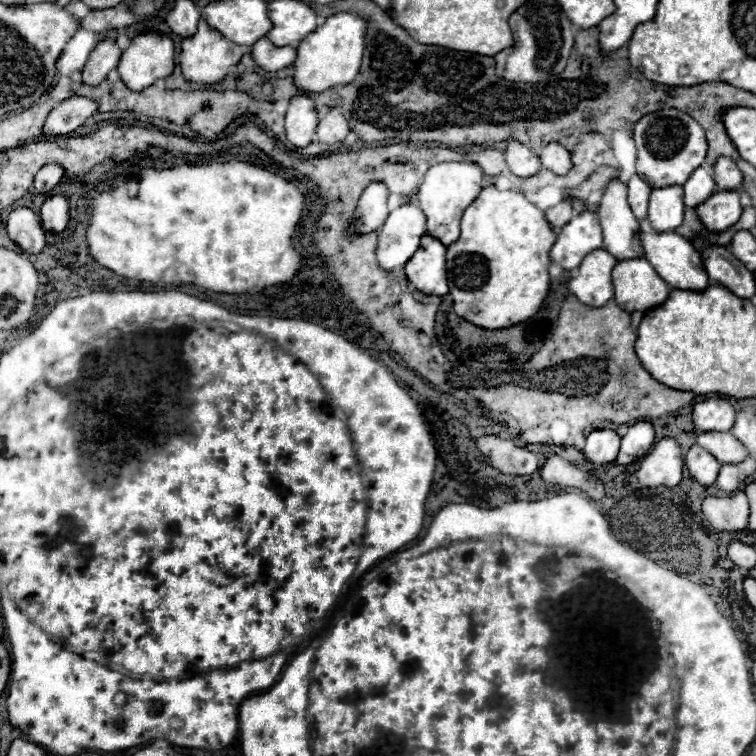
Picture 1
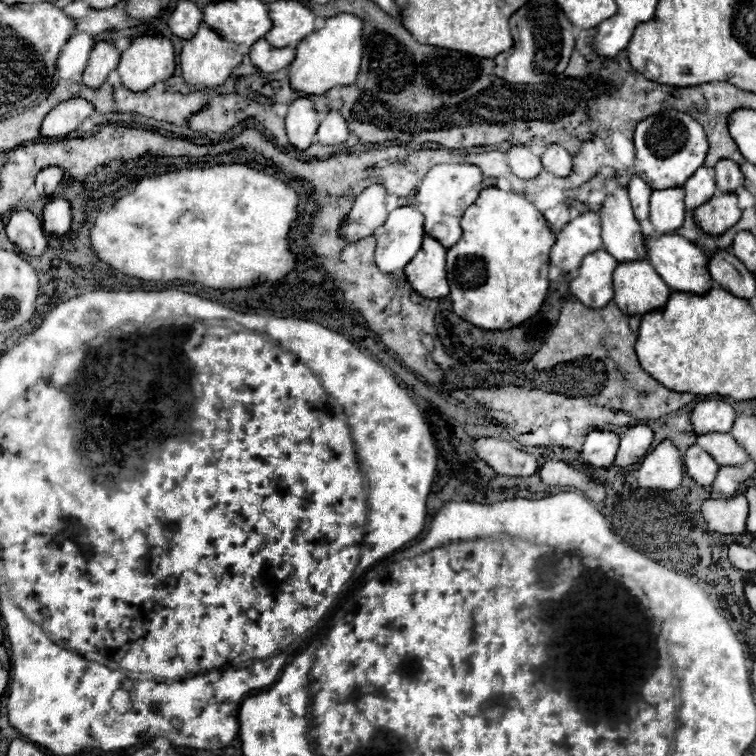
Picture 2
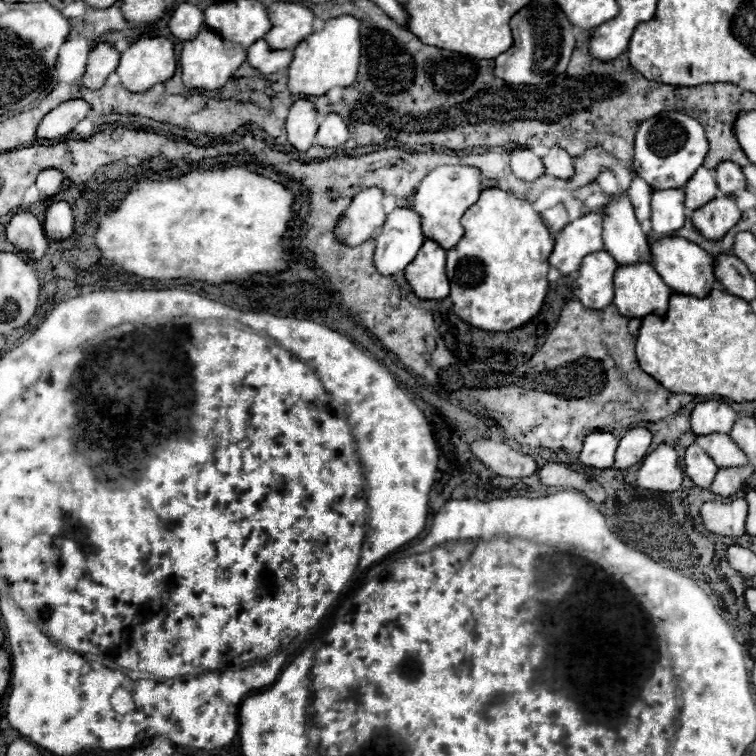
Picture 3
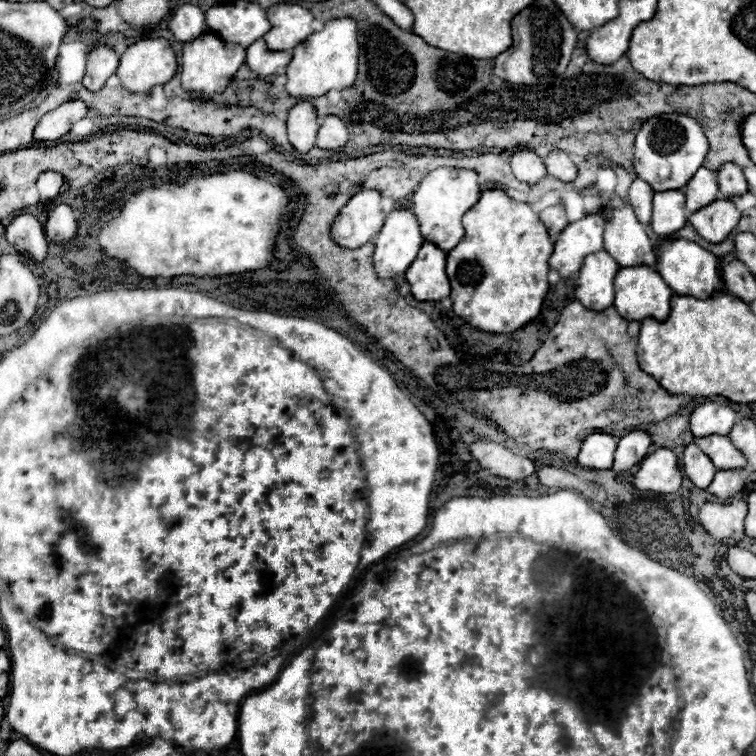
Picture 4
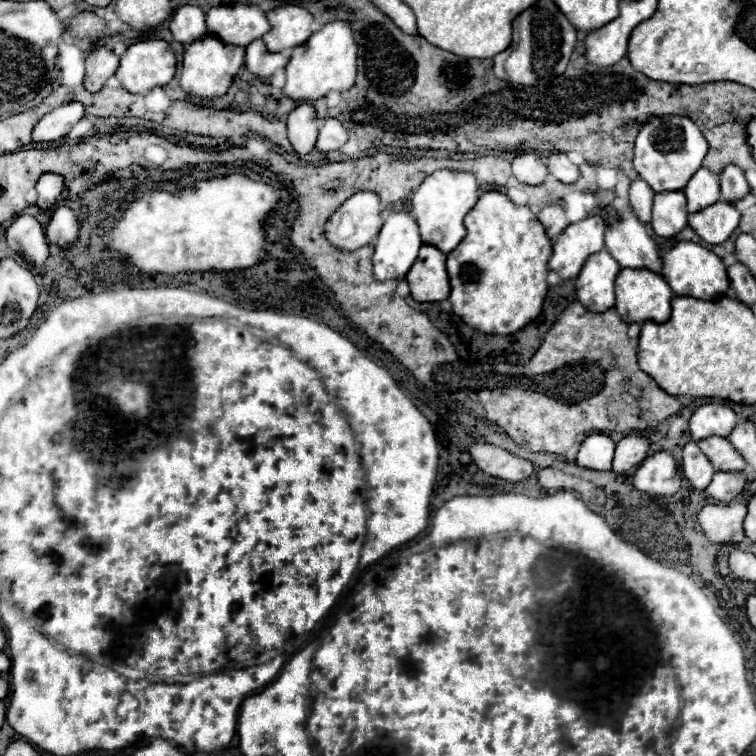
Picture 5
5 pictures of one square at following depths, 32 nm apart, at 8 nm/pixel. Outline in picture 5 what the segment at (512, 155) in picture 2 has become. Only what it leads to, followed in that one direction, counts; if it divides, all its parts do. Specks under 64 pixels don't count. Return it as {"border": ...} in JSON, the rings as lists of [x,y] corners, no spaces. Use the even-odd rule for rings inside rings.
{"border":[[[518,154],[512,160],[512,174],[528,186],[538,186],[548,178],[548,168],[536,154]]]}

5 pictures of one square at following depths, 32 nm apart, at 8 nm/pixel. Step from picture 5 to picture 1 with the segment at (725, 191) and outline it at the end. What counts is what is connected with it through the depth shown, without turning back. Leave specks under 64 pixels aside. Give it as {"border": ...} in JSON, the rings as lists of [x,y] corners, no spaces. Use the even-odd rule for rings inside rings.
{"border":[[[720,158],[712,166],[712,176],[716,180],[718,190],[736,190],[738,186],[742,186],[742,180],[744,180],[736,162],[730,158]]]}

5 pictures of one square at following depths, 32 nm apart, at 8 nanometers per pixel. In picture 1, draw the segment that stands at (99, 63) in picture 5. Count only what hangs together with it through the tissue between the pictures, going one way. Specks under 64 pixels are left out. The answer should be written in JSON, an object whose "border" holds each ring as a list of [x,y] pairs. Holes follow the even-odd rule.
{"border":[[[102,40],[102,42],[98,42],[96,48],[92,50],[92,54],[90,54],[84,70],[82,70],[84,84],[90,84],[90,86],[102,84],[106,80],[108,72],[118,66],[120,54],[122,54],[122,50],[116,46],[114,40]]]}

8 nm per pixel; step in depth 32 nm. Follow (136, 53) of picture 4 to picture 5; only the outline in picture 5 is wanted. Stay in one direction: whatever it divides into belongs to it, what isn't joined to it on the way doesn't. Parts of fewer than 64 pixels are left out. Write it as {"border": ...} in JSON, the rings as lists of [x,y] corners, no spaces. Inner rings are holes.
{"border":[[[144,40],[128,46],[116,70],[122,88],[134,94],[146,94],[156,86],[166,86],[174,74],[176,56],[164,40]]]}

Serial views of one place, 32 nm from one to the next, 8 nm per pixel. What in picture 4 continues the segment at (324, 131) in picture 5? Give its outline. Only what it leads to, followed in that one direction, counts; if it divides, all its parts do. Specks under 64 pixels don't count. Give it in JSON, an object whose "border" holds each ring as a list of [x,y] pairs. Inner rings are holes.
{"border":[[[326,116],[320,124],[316,146],[322,150],[338,150],[348,142],[348,130],[344,122],[336,116]]]}

